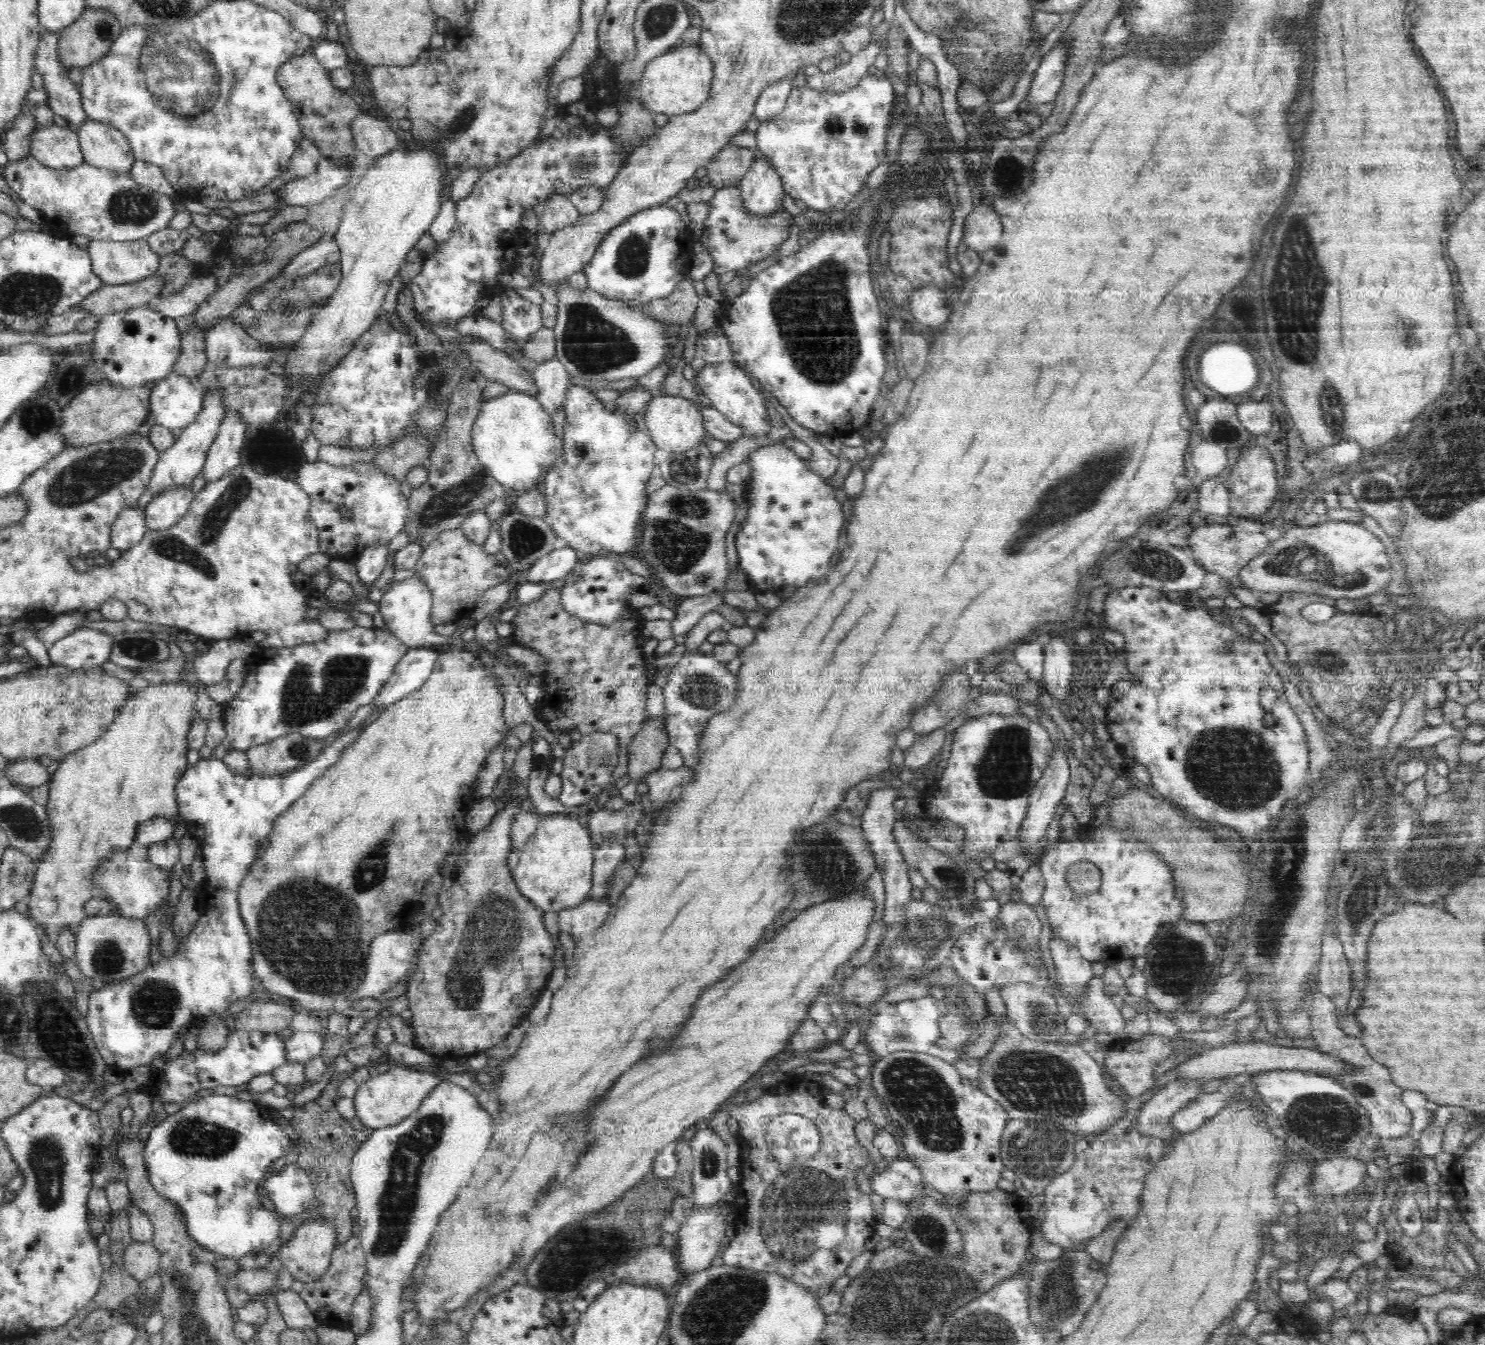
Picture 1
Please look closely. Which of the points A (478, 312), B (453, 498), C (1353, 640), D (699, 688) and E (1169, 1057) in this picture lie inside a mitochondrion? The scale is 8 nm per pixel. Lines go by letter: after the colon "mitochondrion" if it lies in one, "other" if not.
A: other
B: mitochondrion
C: other
D: mitochondrion
E: other

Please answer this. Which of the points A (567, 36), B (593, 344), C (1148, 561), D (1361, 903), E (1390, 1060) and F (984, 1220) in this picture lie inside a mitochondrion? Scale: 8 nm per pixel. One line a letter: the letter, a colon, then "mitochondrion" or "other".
A: other
B: mitochondrion
C: mitochondrion
D: mitochondrion
E: other
F: other

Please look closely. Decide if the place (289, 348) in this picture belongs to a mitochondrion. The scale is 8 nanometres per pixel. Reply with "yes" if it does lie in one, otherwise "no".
no

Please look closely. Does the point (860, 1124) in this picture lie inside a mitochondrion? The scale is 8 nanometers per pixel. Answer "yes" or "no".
no

